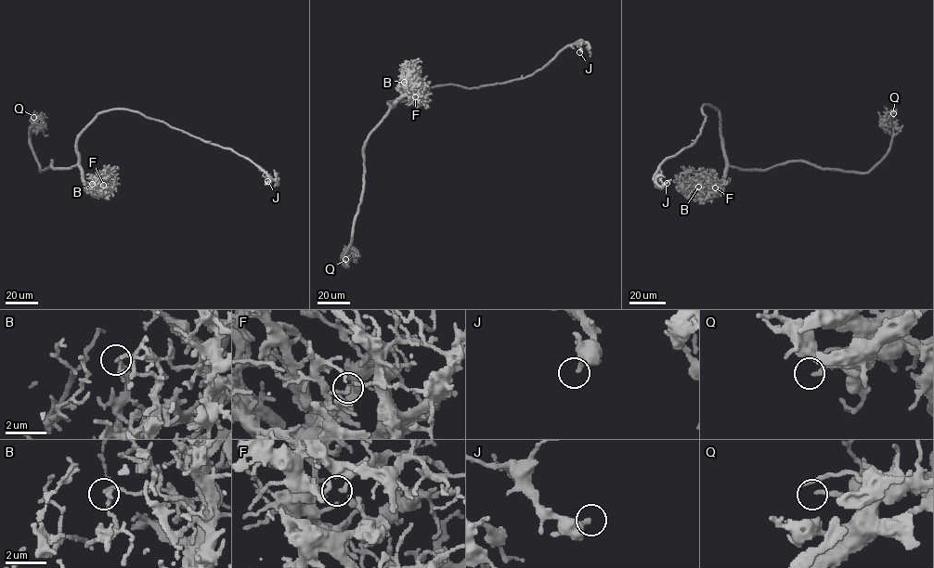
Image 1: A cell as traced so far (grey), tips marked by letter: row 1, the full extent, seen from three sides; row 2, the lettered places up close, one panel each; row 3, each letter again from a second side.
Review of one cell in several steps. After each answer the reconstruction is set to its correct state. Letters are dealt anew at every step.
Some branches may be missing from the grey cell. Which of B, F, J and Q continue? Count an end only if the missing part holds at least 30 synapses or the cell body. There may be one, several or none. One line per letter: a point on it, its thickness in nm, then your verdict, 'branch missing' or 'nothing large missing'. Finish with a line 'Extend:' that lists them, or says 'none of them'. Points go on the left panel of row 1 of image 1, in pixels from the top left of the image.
B: (92, 184) | 100 nm | nothing large missing
F: (103, 185) | 170 nm | nothing large missing
J: (267, 181) | 320 nm | nothing large missing
Q: (33, 117) | 190 nm | nothing large missing
Extend: none of them

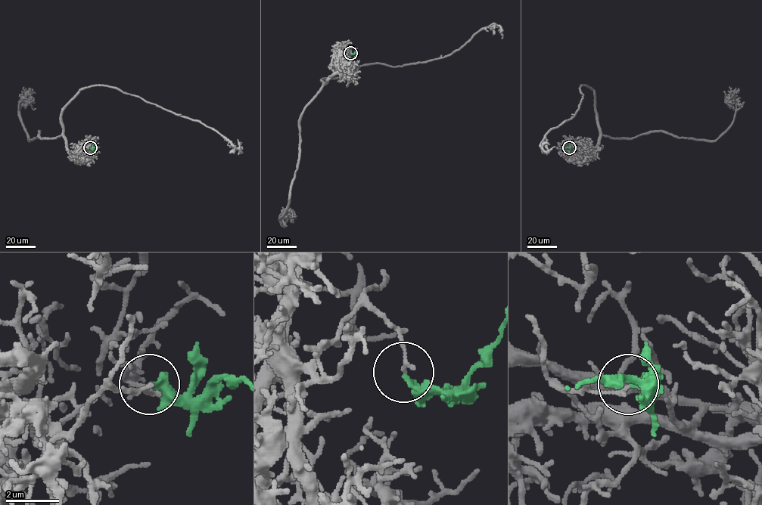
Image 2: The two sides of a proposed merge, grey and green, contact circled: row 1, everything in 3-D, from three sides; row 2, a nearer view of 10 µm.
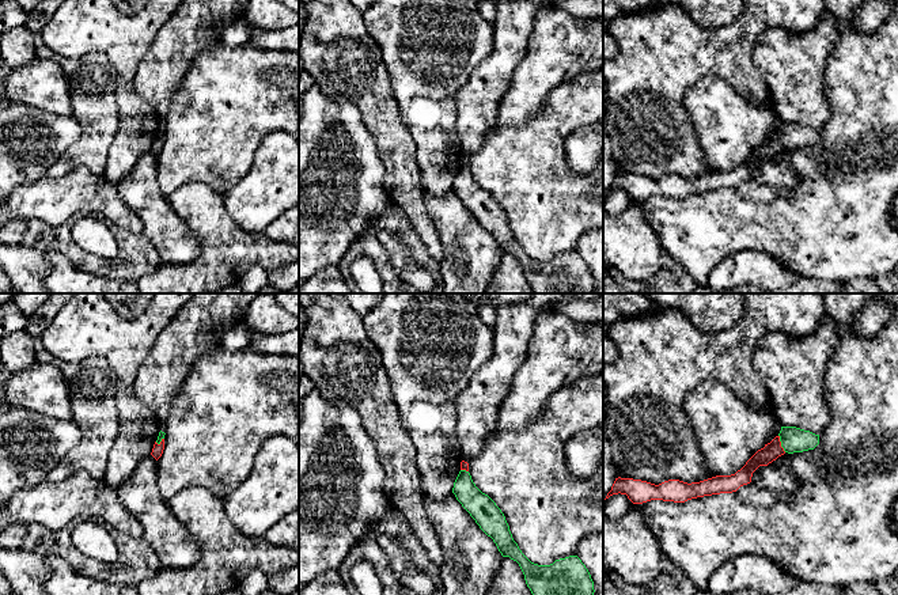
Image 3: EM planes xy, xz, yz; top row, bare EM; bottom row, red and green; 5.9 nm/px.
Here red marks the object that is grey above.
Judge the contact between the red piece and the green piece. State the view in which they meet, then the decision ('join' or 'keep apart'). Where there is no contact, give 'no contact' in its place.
contact in yz; join

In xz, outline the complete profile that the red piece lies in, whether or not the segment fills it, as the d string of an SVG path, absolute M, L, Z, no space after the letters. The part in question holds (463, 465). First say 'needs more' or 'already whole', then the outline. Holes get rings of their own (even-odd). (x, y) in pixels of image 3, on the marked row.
needs more; M465 461L461 462L452 493L480 528L493 539L501 556L519 564L533 595L594 595L591 575L577 556L556 560L550 565L538 565L522 553L504 513L475 486Z

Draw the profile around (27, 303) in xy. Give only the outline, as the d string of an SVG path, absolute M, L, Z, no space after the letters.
M18 293L12 303L29 318L34 314L48 299L50 293Z

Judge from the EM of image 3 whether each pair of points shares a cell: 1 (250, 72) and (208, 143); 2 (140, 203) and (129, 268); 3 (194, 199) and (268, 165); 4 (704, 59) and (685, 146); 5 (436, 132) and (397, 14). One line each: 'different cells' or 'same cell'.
1: same cell
2: different cells
3: different cells
4: same cell
5: same cell

